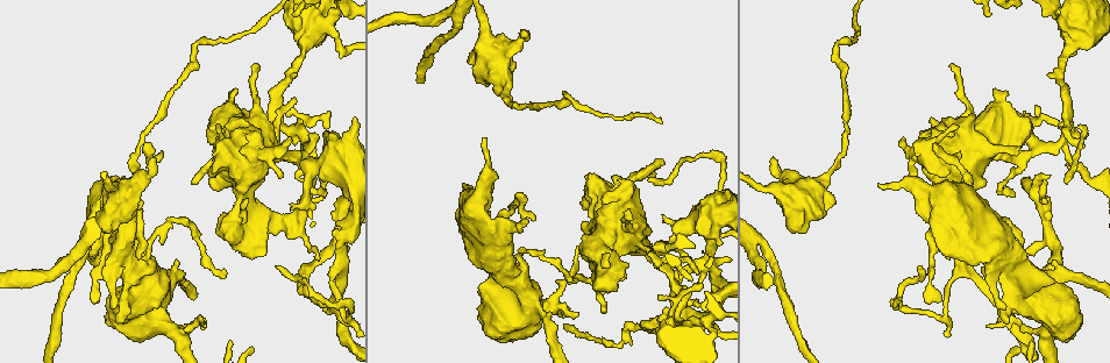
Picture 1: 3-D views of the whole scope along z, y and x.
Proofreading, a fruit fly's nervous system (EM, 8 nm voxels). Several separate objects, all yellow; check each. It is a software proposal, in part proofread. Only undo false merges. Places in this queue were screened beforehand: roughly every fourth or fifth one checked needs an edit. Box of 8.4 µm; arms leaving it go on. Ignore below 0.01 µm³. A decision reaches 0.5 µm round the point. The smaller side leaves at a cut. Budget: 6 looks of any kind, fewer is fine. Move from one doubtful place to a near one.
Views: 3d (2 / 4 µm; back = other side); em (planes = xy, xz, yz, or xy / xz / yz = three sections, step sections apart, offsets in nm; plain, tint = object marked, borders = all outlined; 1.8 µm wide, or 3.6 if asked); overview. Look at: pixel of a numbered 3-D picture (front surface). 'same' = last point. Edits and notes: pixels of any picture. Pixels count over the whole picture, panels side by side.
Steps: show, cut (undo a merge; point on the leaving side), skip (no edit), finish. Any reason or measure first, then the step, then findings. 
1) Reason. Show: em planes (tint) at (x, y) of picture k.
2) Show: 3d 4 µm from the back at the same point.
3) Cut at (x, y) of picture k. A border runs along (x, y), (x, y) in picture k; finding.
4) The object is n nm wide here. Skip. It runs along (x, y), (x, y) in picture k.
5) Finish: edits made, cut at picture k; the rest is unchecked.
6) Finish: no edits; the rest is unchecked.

Thick turns thin. Show: 3d 4 µm at (224, 149) of picture 1.

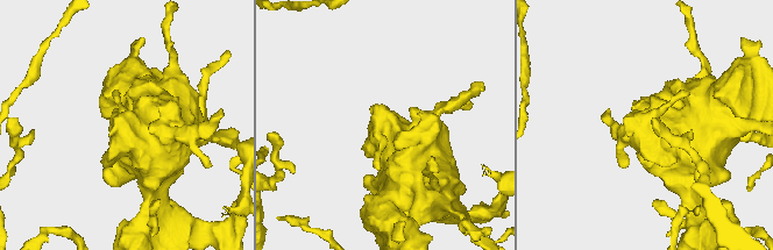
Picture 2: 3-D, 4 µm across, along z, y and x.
Show: em 3.6 µm planes (tint) at (644, 128) of picture 2.

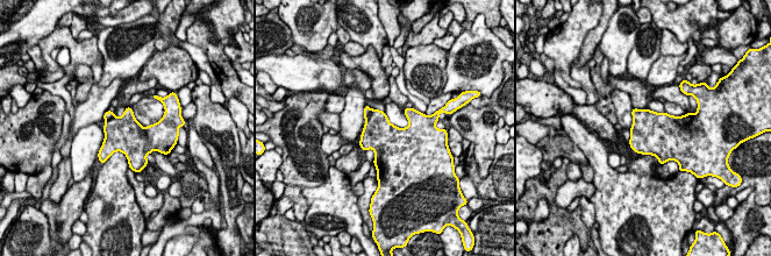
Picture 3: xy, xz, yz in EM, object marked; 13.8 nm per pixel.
The object is 480 nm wide here. Cut at (368, 111) of picture 3. A border runs along (372, 109), (366, 120) in picture 3; two neurons meet here.

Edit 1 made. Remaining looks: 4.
See it whole again. Show: overview.

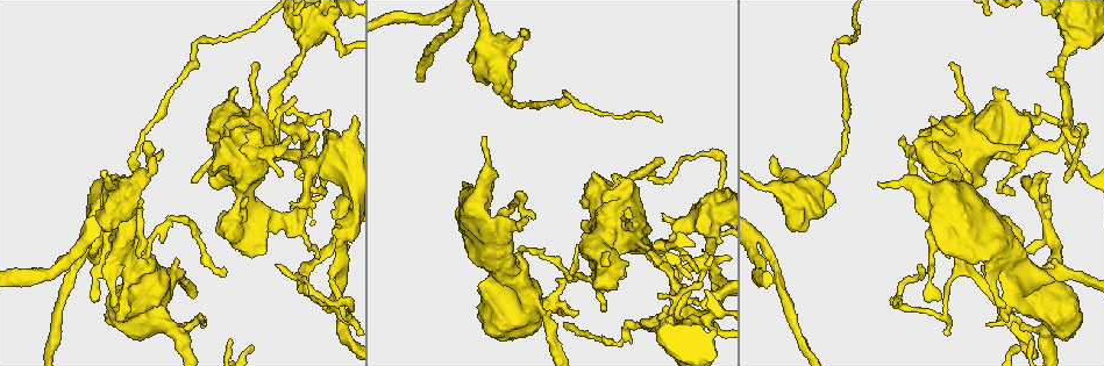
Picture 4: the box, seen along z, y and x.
Abrupt turn. Show: em planes (plain) at (1004, 120) of picture 4.

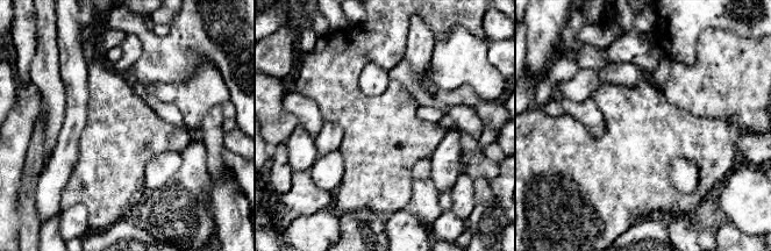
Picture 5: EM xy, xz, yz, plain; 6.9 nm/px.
Show: em planes (tint) at the same point.

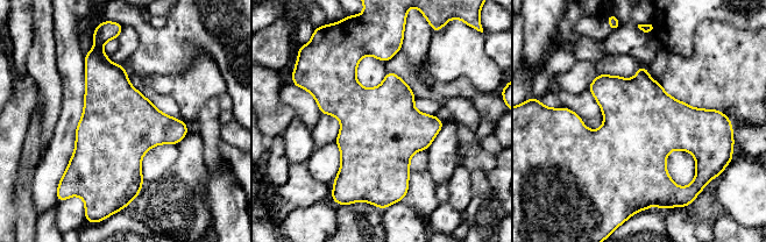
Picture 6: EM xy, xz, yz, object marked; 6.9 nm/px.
Skip. One neuron here.

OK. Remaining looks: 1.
Finish: edits made, cut at picture 3; the rest is unchecked.

